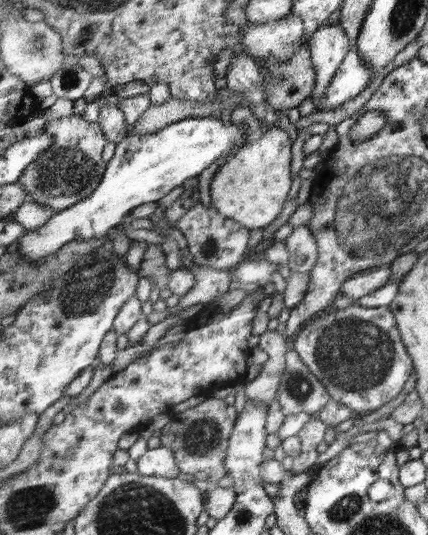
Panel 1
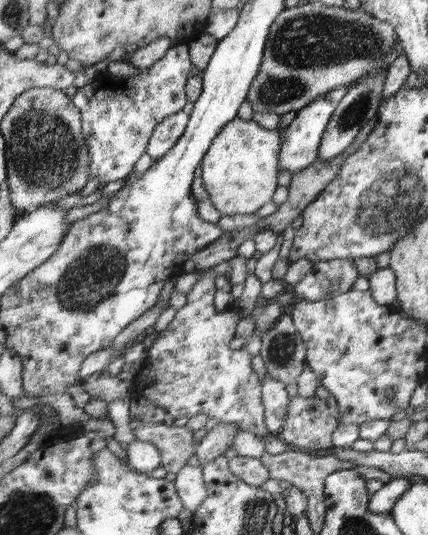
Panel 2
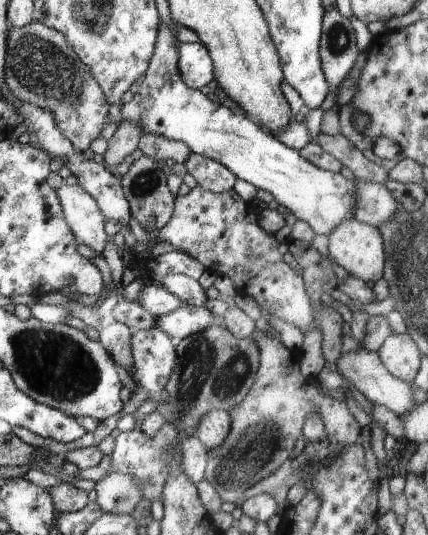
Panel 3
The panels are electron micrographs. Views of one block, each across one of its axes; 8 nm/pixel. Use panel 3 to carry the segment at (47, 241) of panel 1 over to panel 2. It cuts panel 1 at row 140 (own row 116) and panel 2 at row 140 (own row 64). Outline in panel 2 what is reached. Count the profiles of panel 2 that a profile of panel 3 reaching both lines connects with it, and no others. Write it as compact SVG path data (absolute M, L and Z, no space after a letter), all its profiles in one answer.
M180 111L167 116L160 124L157 124L149 144L148 154L152 157L152 161L158 161L160 157L172 150L181 136L185 134L188 122L189 115Z

